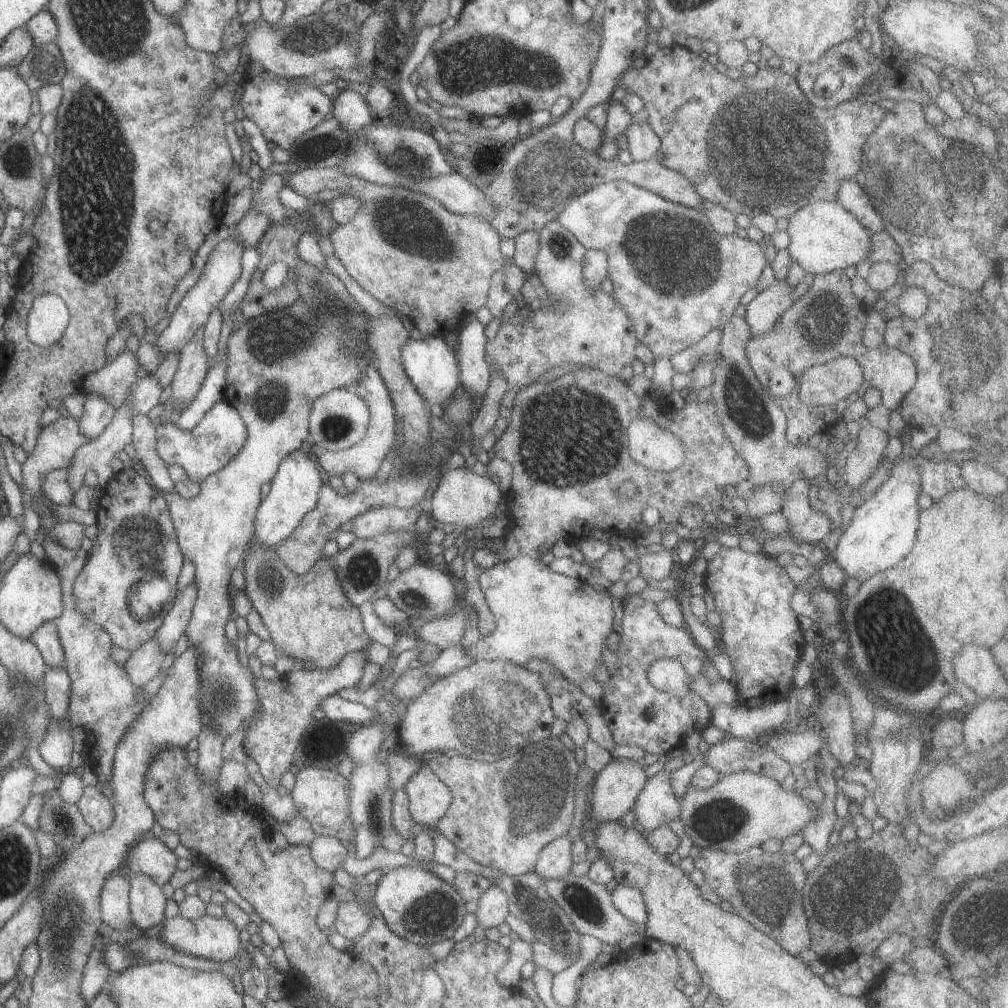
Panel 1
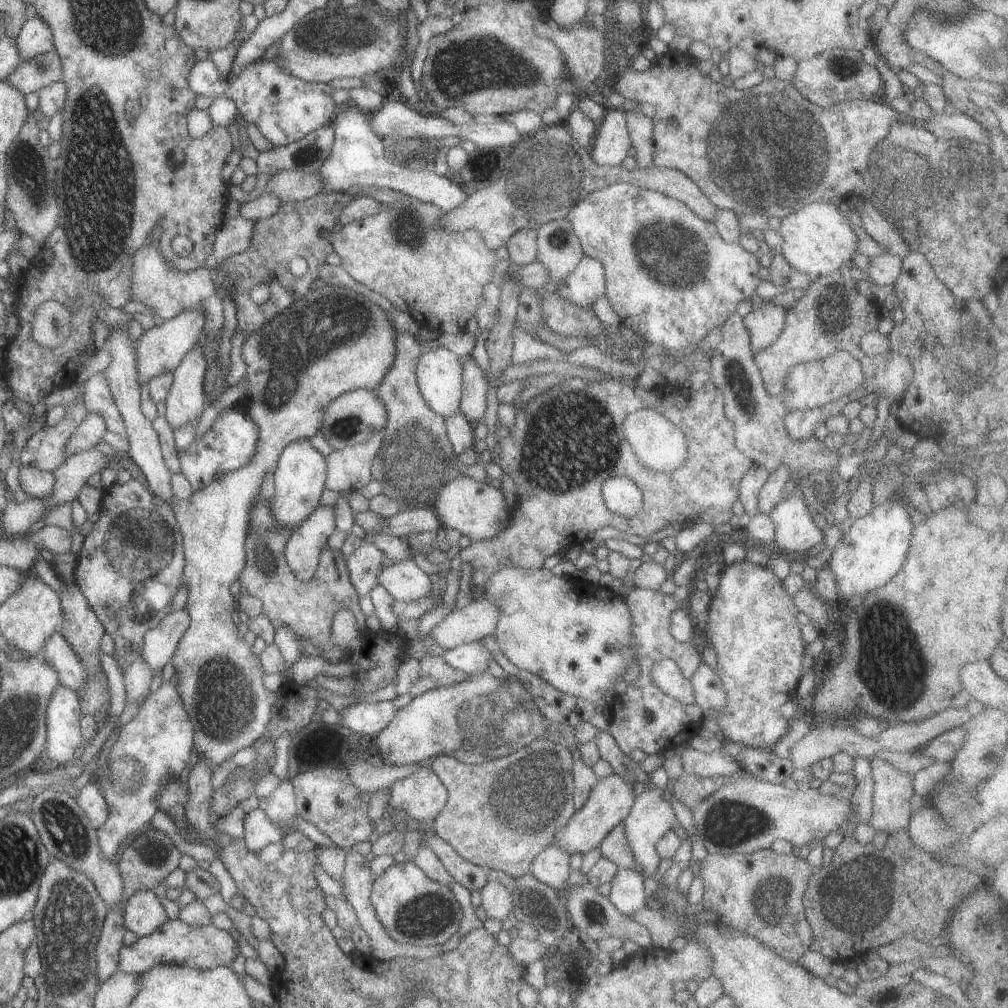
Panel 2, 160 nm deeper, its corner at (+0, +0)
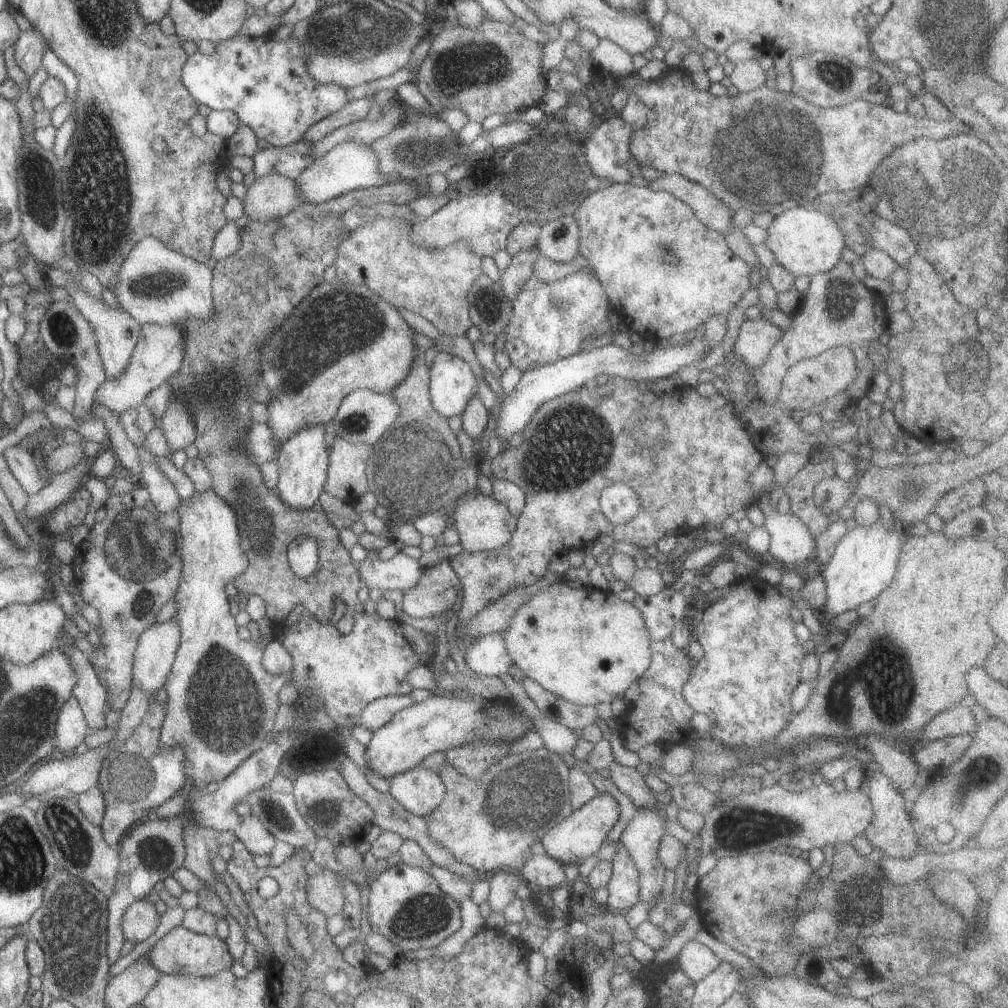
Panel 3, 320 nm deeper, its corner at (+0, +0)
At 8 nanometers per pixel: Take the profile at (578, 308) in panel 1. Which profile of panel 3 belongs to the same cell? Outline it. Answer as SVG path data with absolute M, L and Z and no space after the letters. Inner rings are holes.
M561 215L540 225L534 246L553 262L567 262L578 254L579 231L572 215Z

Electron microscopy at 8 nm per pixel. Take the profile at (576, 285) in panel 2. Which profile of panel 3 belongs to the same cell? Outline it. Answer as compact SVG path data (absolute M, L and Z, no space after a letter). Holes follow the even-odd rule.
M581 268L563 278L546 283L530 276L512 300L512 311L506 327L502 330L504 336L502 350L510 358L510 366L521 372L530 371L583 350L581 342L584 338L595 338L601 341L611 328L611 324L607 321L607 304L608 298L605 291L589 268Z

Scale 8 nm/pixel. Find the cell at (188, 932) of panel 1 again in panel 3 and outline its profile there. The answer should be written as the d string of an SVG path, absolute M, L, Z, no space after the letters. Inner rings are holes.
M177 925L159 938L159 940L146 952L146 959L160 973L182 973L198 977L208 977L216 972L229 969L231 956L227 951L225 941L215 935L207 936L197 934Z

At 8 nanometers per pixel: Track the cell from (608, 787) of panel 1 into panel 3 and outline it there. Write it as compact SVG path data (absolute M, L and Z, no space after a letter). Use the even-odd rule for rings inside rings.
M597 793L589 802L572 810L569 816L554 824L539 840L548 857L559 861L564 866L578 864L582 859L597 852L618 816L619 810L614 798L607 793Z

